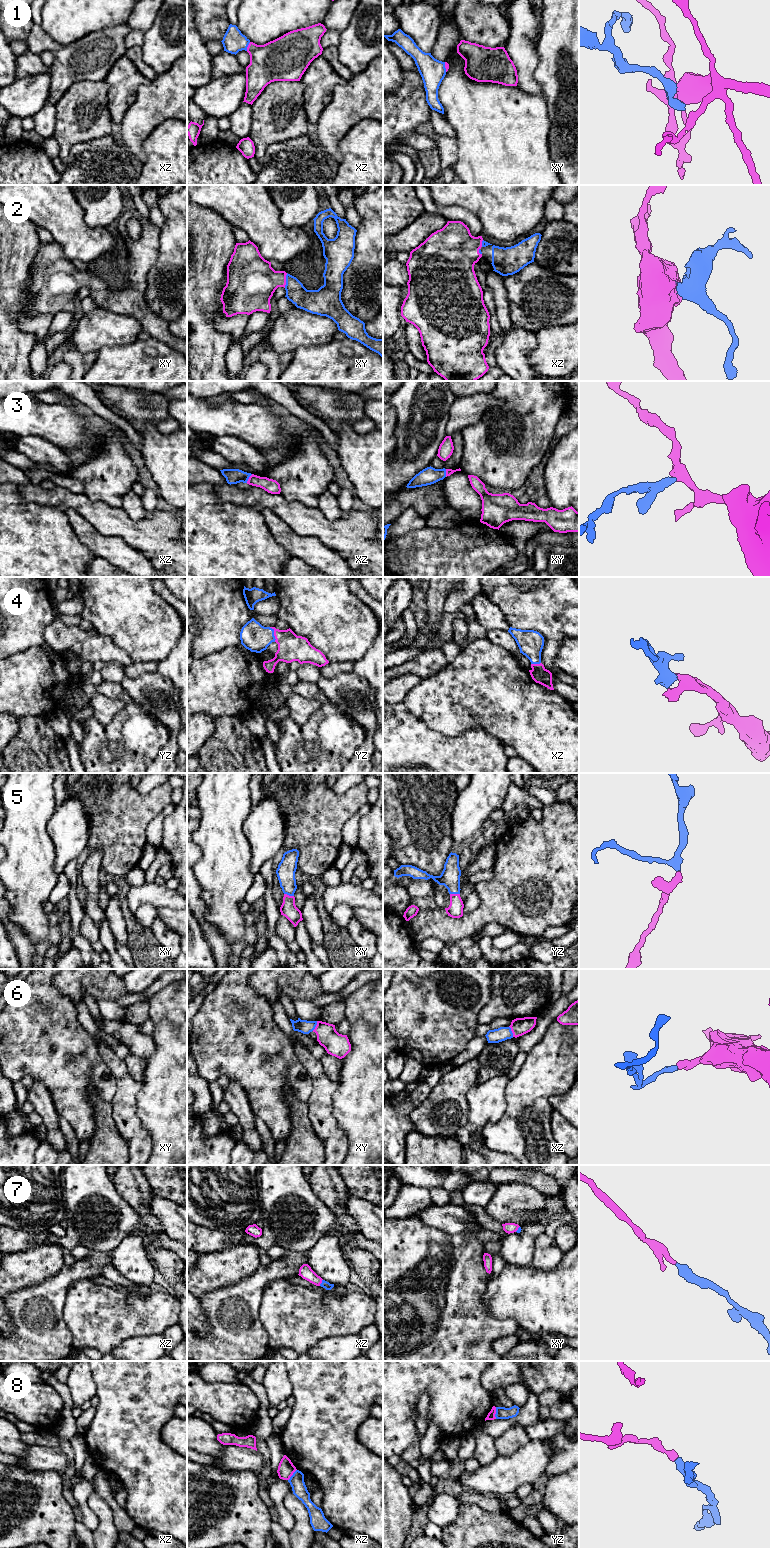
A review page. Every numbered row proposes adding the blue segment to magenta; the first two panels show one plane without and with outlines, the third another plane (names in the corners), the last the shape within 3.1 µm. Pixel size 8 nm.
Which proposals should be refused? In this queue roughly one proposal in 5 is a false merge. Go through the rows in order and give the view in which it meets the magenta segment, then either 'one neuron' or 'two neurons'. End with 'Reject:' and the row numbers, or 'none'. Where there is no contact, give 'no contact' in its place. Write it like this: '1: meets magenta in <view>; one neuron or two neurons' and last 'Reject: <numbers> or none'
1: meets magenta in xz; one neuron
2: meets magenta in xy; one neuron
3: meets magenta in xz; one neuron
4: meets magenta in yz; one neuron
5: meets magenta in xy; one neuron
6: meets magenta in xz; one neuron
7: meets magenta in xz; one neuron
8: meets magenta in yz; two neurons
Reject: 8

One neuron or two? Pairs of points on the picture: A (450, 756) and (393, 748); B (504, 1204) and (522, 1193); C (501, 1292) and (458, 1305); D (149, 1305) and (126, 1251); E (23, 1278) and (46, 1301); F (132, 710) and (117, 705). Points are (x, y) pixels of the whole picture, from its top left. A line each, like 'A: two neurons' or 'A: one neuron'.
A: one neuron
B: one neuron
C: two neurons
D: two neurons
E: two neurons
F: two neurons

